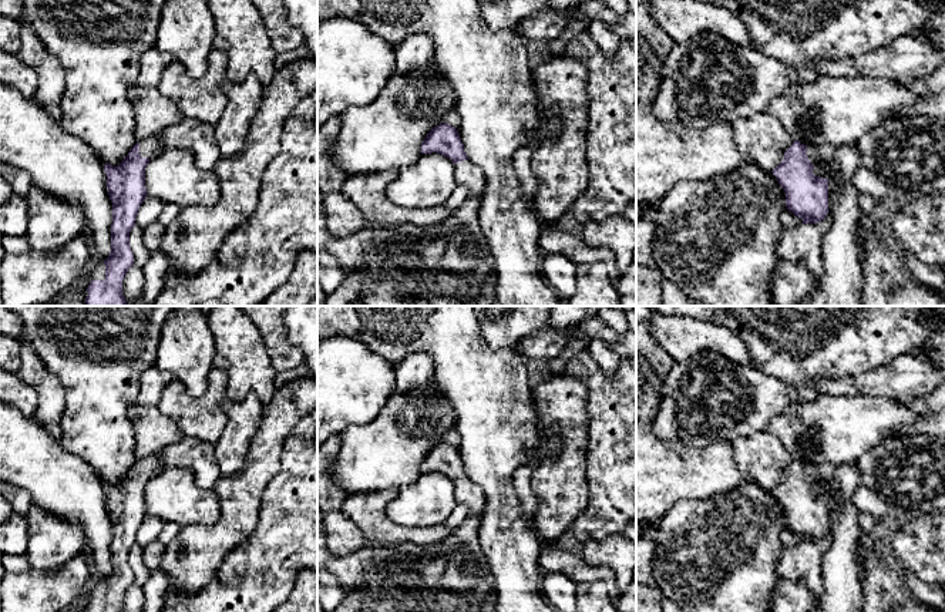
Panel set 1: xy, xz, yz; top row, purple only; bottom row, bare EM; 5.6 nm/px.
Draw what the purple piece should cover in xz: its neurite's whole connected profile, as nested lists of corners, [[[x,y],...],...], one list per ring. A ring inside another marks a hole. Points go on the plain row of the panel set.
[[[447,441],[434,445],[421,461],[421,473],[437,471],[450,477],[454,482],[454,498],[458,504],[467,505],[470,514],[484,514],[484,491],[472,482],[461,461],[458,450]]]

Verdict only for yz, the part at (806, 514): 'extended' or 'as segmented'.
extended

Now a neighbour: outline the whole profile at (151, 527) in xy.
[[[147,515],[138,528],[135,544],[147,547],[148,544],[157,541],[162,528],[164,522],[159,518]]]

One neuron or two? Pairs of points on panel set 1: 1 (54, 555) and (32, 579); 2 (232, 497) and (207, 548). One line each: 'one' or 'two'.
1: two
2: one

